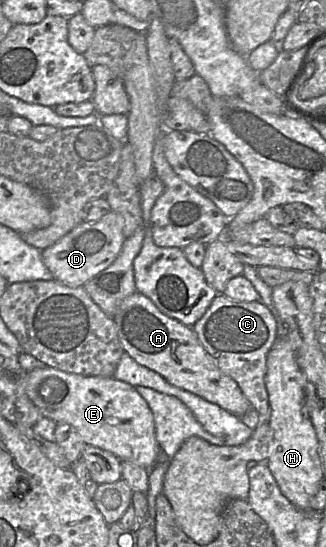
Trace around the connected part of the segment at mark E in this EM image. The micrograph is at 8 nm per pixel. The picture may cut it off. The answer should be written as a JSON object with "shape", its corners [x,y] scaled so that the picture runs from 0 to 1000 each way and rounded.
{"shape":[[[138,669],[83,678],[80,718],[135,762],[215,775],[264,812],[325,823],[368,843],[393,843],[448,857],[469,856],[488,845],[494,819],[475,797],[469,755],[417,707],[350,689],[245,686]]]}

